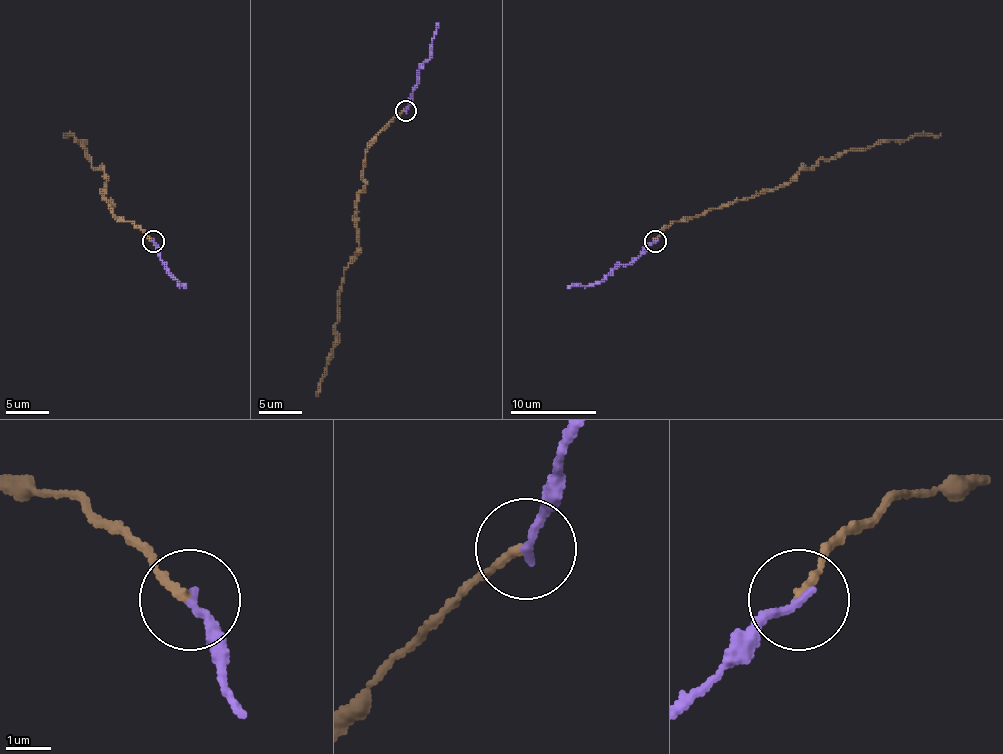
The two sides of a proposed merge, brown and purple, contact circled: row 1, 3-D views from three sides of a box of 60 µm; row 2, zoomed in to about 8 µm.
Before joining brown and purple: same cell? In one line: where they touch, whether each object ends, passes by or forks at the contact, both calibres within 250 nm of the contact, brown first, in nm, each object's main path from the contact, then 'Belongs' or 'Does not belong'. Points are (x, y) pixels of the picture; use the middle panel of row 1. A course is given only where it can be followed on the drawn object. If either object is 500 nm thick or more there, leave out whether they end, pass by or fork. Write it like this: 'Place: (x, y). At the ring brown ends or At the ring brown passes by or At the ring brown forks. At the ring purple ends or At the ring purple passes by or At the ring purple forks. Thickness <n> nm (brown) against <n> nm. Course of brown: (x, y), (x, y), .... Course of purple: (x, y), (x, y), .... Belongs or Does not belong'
Place: (405, 110). At the ring brown ends. At the ring purple ends. Thickness 180 nm (brown) against 190 nm. Course of brown: (406, 111), (382, 130), (365, 154), (365, 188), (357, 203), (359, 252), (344, 270), (333, 357), (316, 396). Course of purple: (406, 111), (417, 83), (417, 70), (430, 55), (438, 23). Does not belong

